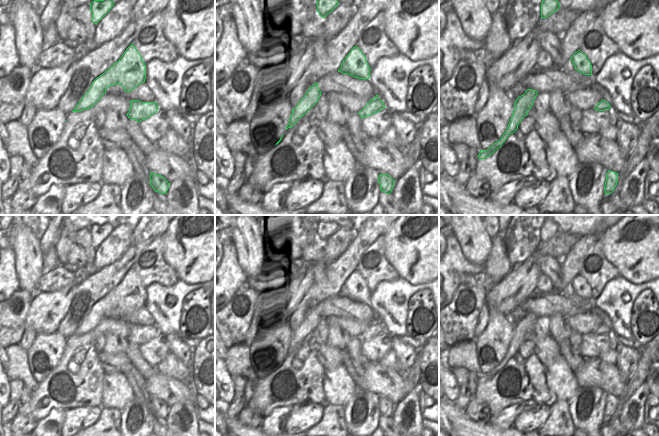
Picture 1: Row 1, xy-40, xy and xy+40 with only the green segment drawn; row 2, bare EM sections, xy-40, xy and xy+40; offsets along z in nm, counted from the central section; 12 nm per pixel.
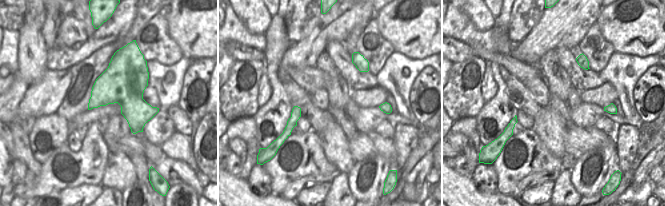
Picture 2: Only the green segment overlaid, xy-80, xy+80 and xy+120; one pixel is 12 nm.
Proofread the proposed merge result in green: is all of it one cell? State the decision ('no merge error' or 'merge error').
merge error

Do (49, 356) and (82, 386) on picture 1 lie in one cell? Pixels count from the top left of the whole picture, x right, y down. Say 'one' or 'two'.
two

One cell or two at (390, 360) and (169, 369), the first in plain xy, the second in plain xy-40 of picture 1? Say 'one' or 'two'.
one

